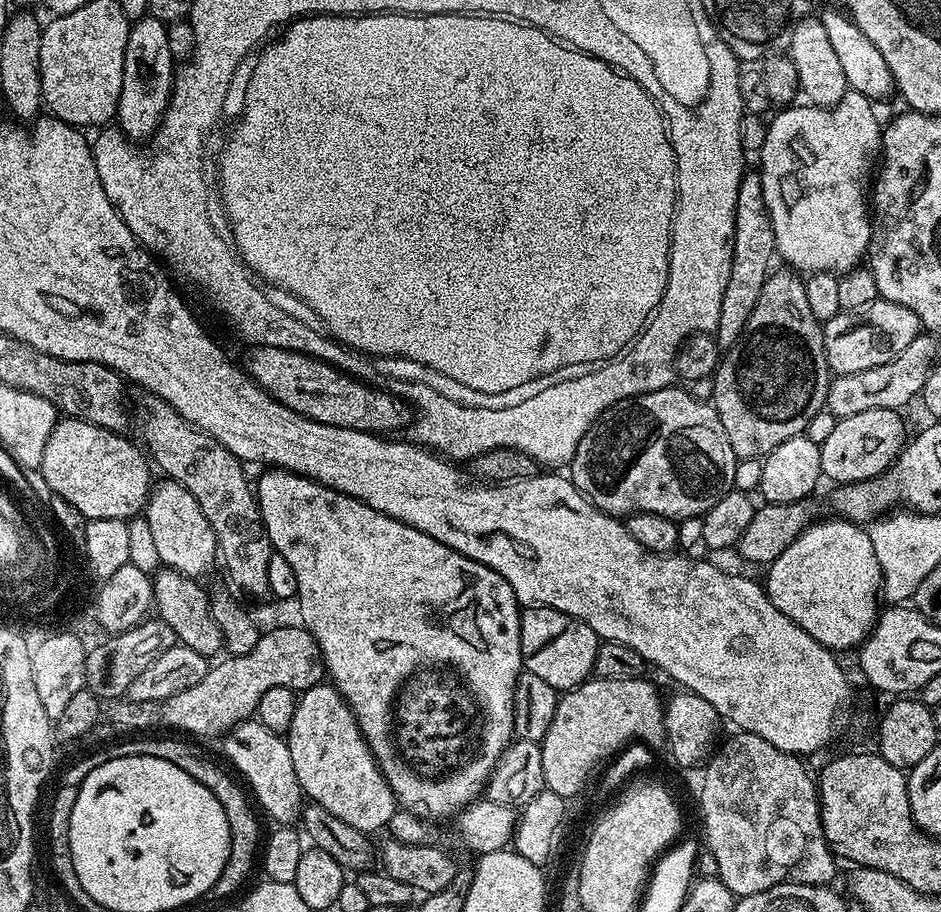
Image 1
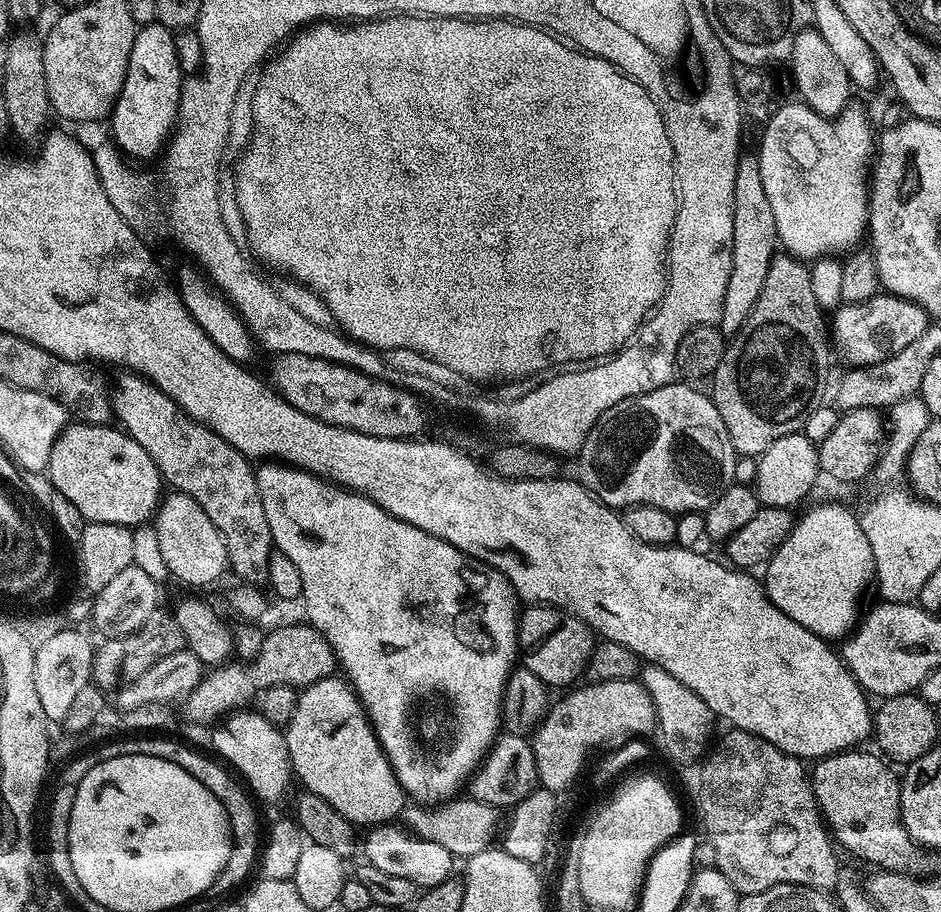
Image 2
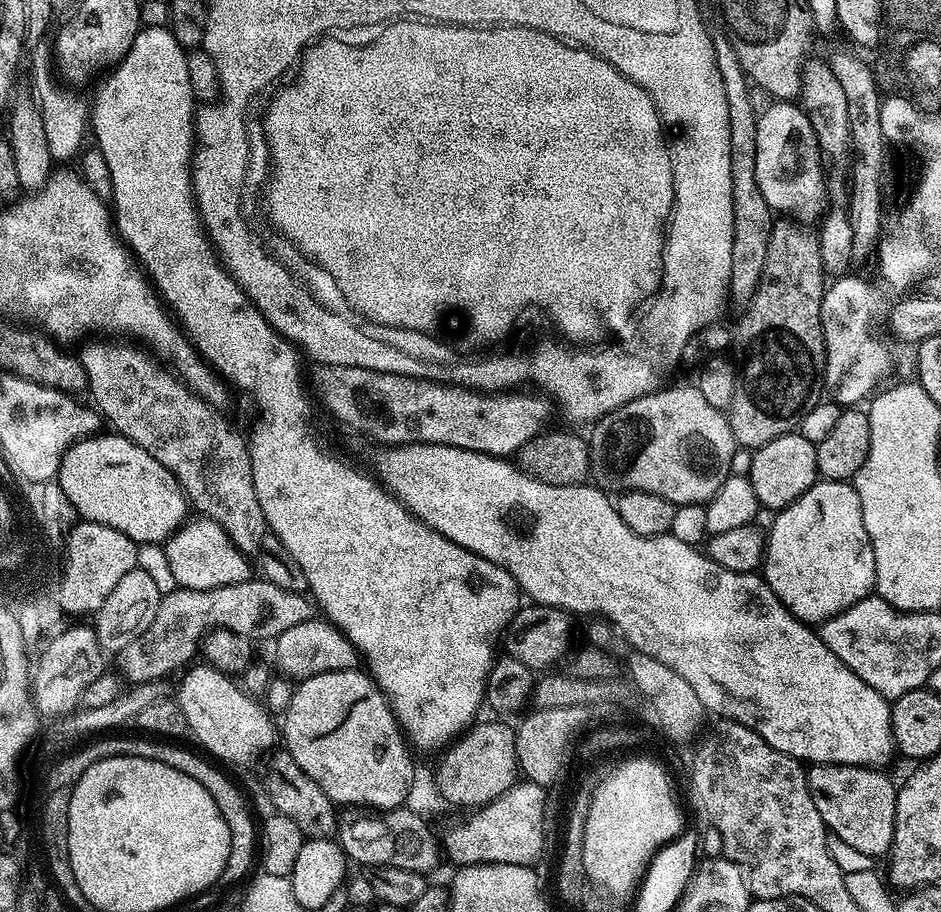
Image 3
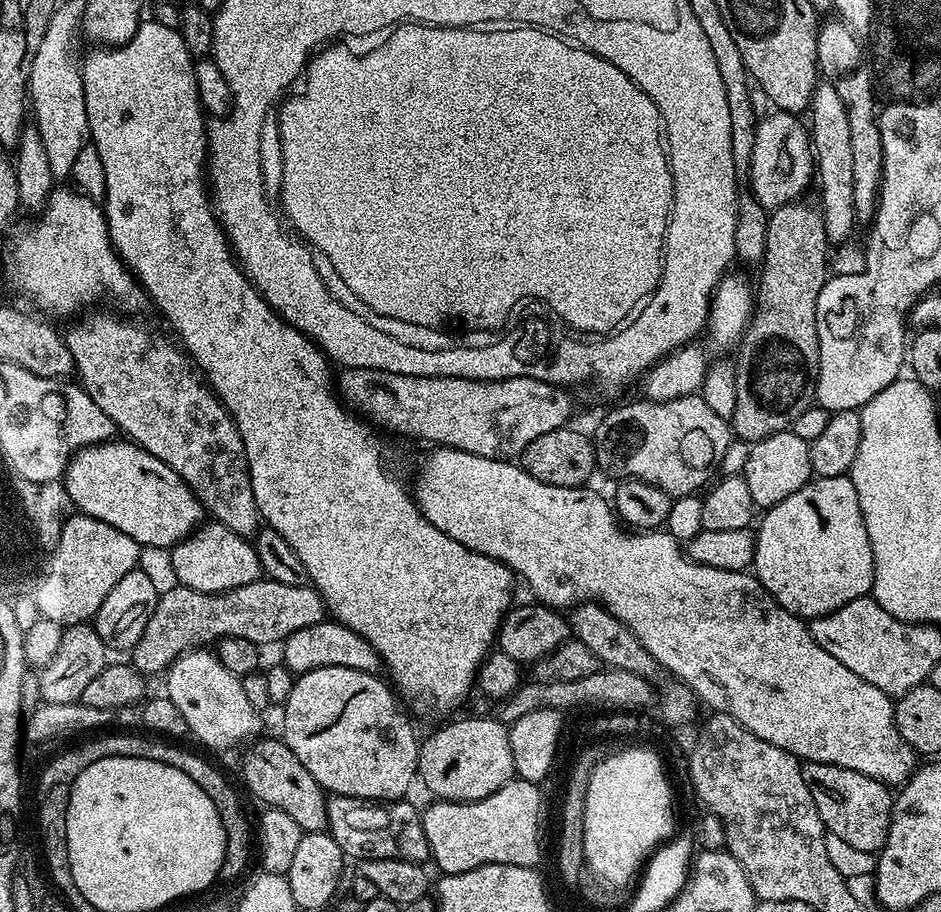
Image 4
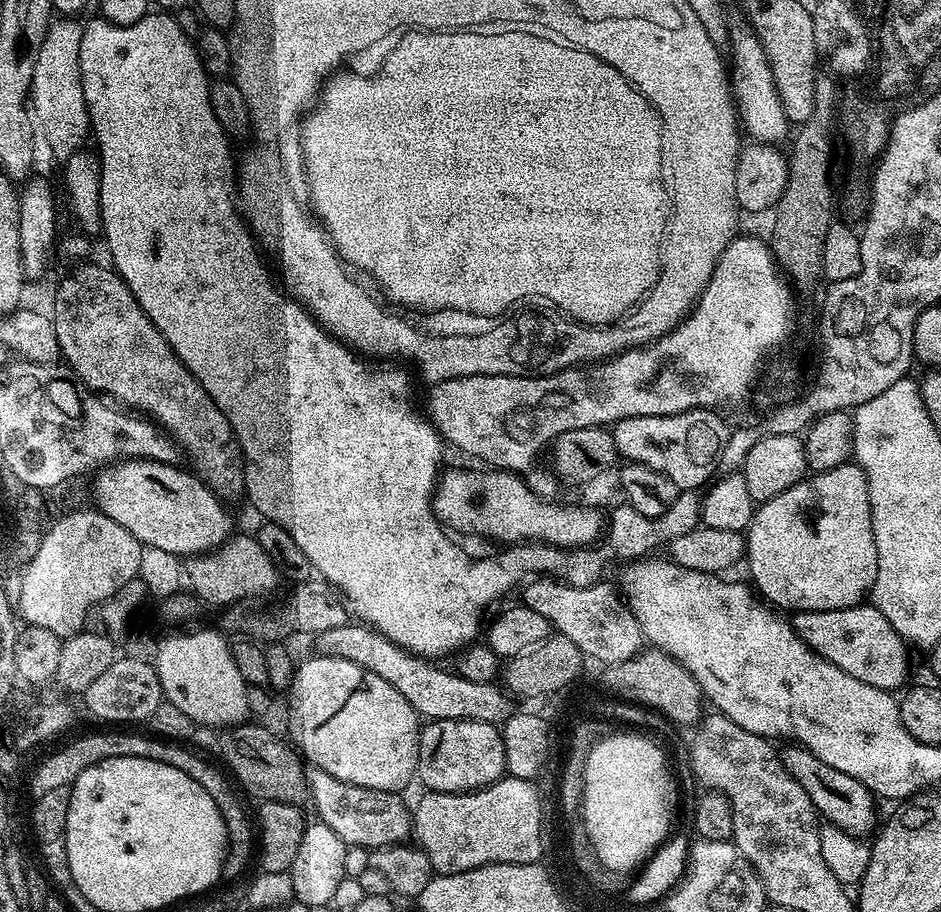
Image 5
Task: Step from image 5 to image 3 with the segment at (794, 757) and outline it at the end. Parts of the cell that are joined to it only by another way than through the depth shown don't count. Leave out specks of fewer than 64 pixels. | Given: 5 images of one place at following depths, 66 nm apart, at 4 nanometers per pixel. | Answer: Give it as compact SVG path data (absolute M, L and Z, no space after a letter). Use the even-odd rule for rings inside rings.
M814 764L807 769L810 798L814 798L814 806L818 806L818 814L822 814L824 826L829 833L838 835L847 845L854 846L873 858L887 853L892 847L894 826L896 825L897 785L892 785L890 777L876 766L862 764Z

